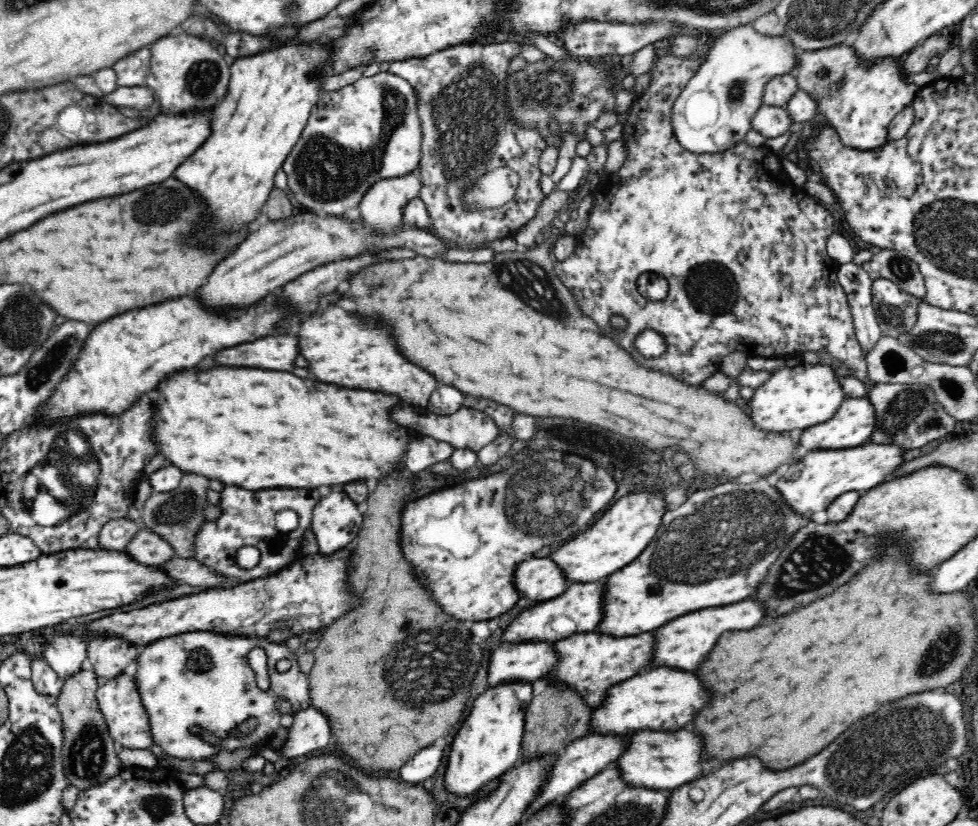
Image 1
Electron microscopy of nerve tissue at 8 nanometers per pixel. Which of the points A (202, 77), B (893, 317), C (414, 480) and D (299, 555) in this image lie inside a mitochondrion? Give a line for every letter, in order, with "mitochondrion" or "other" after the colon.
A: mitochondrion
B: mitochondrion
C: other
D: other

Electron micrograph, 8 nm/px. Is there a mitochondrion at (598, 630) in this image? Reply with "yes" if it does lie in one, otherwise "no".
no

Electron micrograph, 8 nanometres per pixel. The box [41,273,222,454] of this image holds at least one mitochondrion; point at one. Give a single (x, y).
(67, 438)

